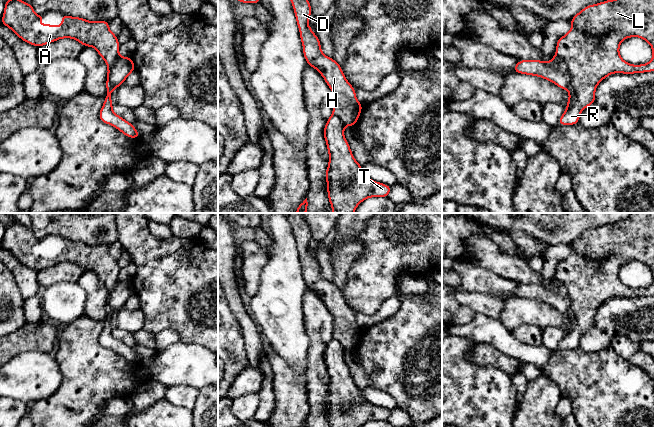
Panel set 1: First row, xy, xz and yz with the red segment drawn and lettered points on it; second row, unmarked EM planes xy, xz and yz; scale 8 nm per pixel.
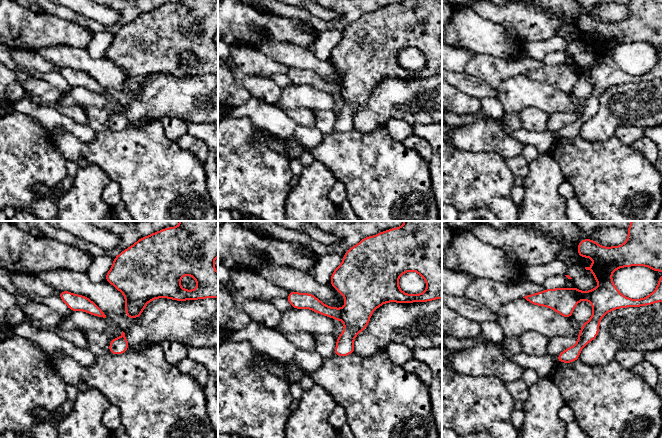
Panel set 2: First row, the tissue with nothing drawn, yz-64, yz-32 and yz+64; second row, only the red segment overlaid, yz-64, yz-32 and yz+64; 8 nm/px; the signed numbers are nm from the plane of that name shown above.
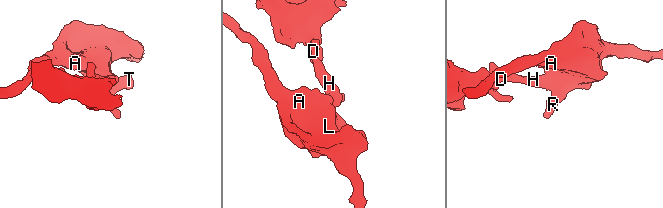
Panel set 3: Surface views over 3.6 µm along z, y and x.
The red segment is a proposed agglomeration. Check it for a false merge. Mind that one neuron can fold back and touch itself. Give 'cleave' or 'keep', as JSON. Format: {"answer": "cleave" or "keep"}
{"answer": "cleave"}

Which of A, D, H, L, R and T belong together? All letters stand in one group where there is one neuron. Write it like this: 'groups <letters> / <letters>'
groups A L R T / D H

